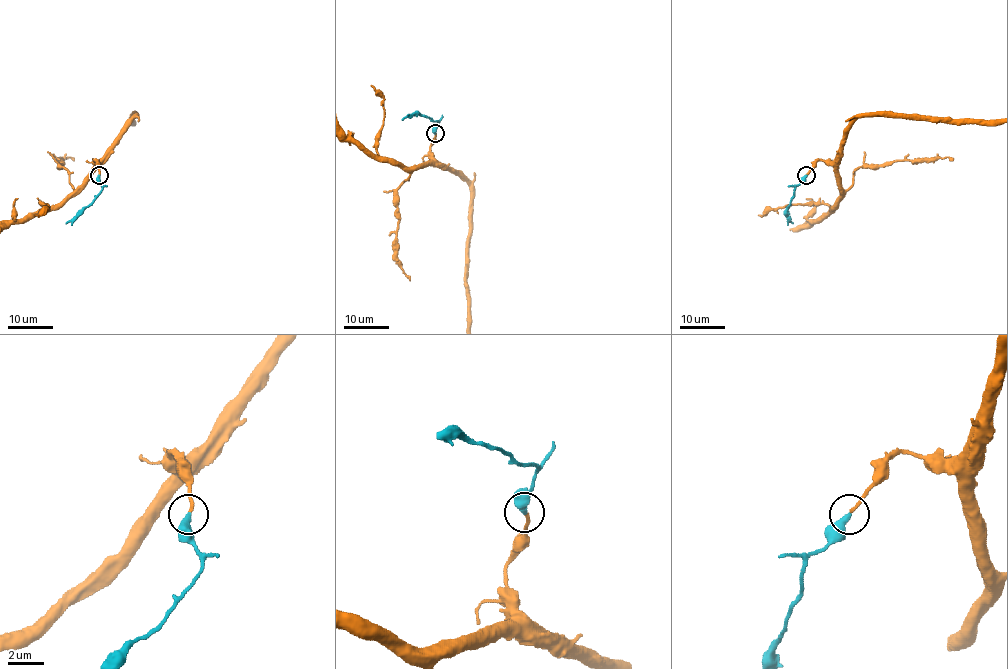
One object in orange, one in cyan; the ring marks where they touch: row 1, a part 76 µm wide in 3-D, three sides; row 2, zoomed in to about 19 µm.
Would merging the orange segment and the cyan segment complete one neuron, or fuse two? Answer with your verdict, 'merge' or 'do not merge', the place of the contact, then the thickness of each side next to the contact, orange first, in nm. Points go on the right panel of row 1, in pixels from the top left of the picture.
merge; place (806, 175); calibres 180 and 400 nm

